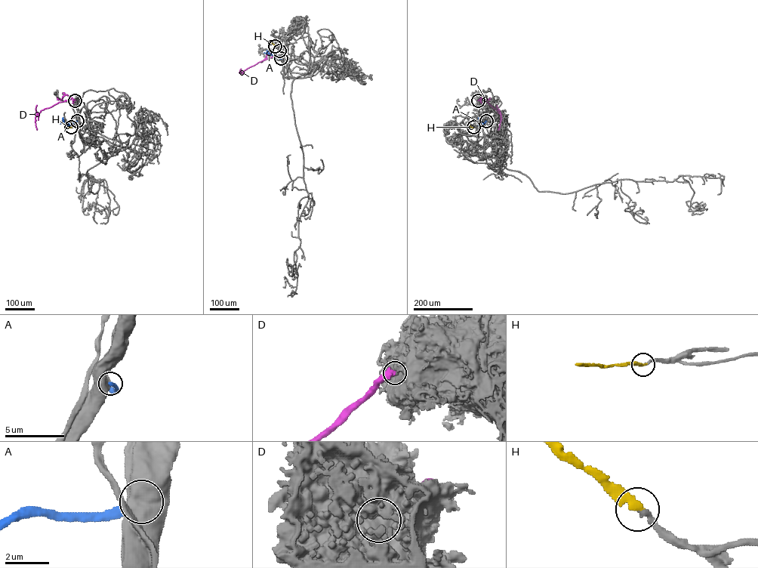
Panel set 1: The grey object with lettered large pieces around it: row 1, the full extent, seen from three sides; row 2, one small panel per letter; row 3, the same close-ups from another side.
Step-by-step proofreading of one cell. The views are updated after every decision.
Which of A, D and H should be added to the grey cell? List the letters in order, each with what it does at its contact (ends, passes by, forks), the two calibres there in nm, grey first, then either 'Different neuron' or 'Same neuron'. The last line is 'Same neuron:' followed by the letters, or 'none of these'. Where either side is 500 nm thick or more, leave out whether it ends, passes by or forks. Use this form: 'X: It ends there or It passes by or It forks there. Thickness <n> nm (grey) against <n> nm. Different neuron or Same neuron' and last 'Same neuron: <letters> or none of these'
A: Thickness 750 nm (grey) against 340 nm. Different neuron
D: Thickness 650 nm (grey) against 500 nm. Different neuron
H: It ends there. Thickness 200 nm (grey) against 320 nm. Same neuron
Same neuron: H

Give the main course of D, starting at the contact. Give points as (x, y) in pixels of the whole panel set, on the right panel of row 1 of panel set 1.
D: (478, 100), (481, 97), (501, 114), (498, 130)

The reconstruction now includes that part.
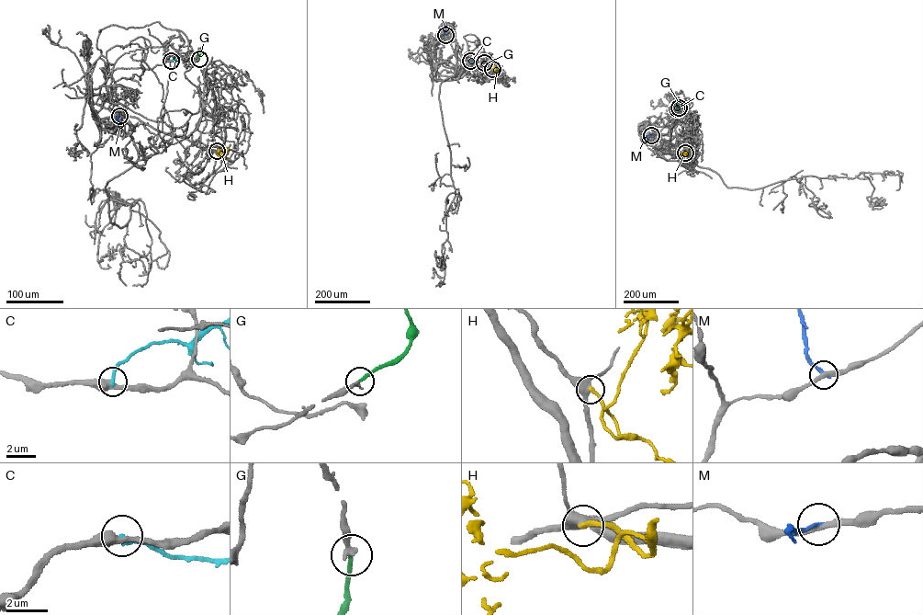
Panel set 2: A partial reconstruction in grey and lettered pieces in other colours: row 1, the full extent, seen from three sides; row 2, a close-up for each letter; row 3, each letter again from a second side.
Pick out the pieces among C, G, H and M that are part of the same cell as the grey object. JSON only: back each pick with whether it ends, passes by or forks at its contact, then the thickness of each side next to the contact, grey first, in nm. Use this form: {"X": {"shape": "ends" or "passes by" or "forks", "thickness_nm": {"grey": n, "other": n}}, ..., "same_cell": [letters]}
{"G": {"shape": "ends", "thickness_nm": {"grey": 320, "other": 200}}, "same_cell": ["G"]}

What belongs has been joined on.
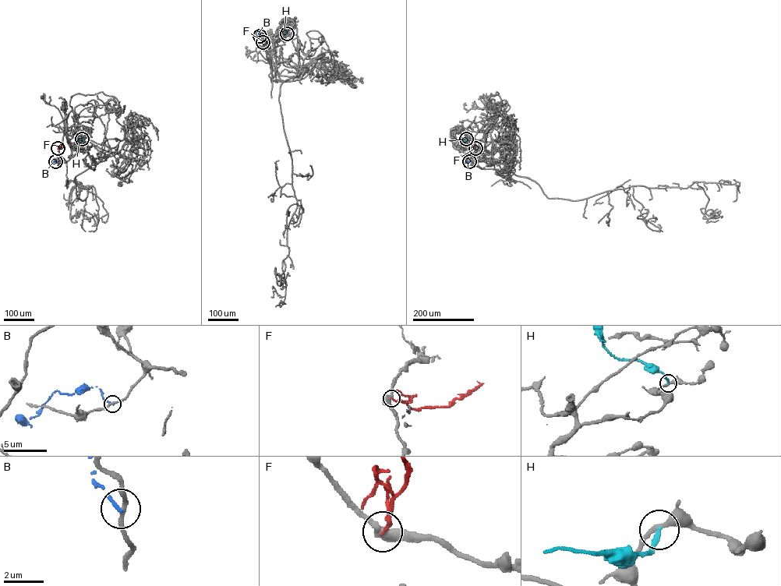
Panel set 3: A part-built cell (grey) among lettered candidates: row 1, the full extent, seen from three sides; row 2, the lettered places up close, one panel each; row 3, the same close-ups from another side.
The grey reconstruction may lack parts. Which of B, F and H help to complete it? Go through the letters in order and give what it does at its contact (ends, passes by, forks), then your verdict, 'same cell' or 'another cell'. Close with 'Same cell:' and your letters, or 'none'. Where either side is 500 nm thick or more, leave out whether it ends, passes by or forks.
B: it ends | another cell
F: it ends | another cell
H: it ends | another cell
Same cell: none

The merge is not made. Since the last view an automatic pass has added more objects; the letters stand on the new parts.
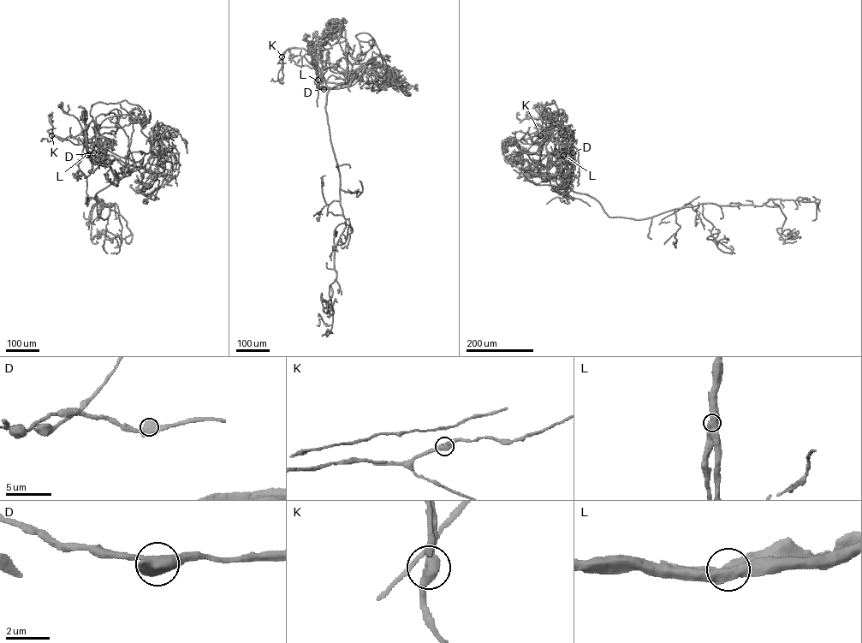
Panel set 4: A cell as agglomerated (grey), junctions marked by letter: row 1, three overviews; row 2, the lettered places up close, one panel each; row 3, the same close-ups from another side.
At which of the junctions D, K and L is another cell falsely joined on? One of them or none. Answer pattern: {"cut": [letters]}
{"cut": ["L"]}

